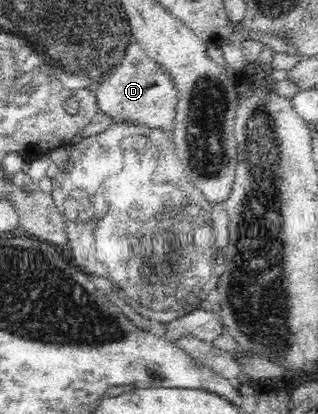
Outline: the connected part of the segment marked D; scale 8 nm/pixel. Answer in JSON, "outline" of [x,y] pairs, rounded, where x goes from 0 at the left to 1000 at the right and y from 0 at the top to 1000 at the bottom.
{"outline":[[[415,92],[396,116],[384,152],[296,213],[308,263],[346,278],[352,292],[415,292],[465,312],[509,312],[525,319],[547,307],[547,273],[560,244],[560,213],[503,155],[472,143],[440,101]]]}

